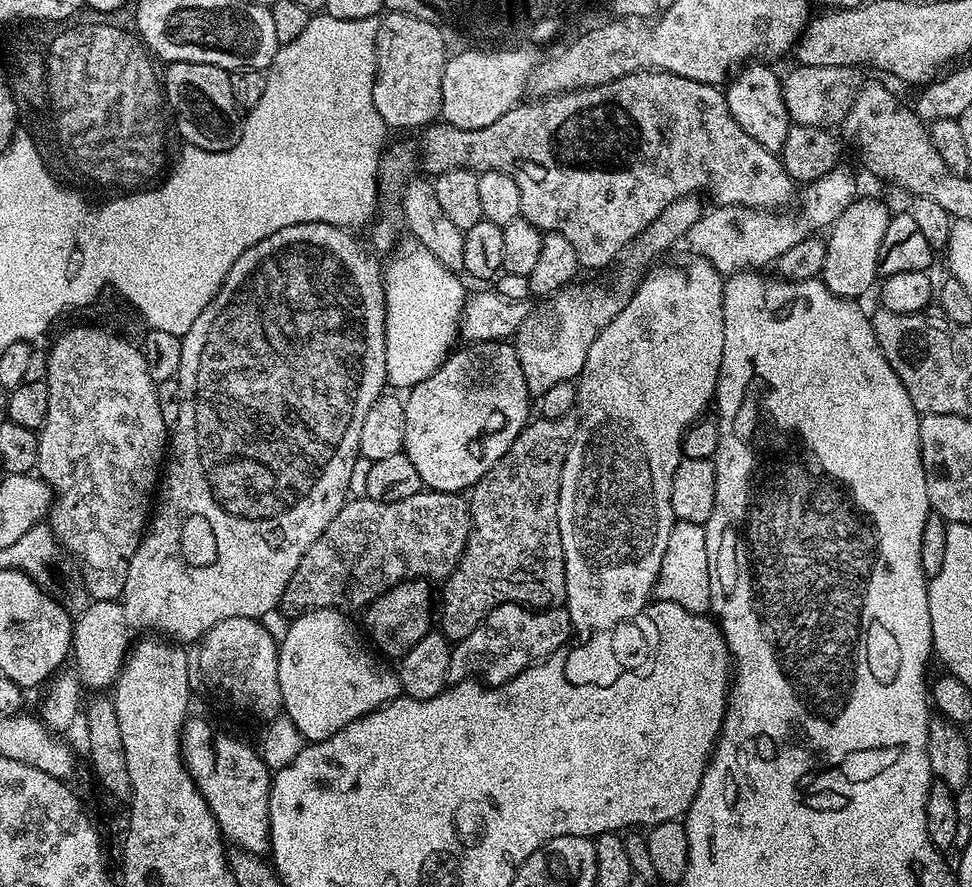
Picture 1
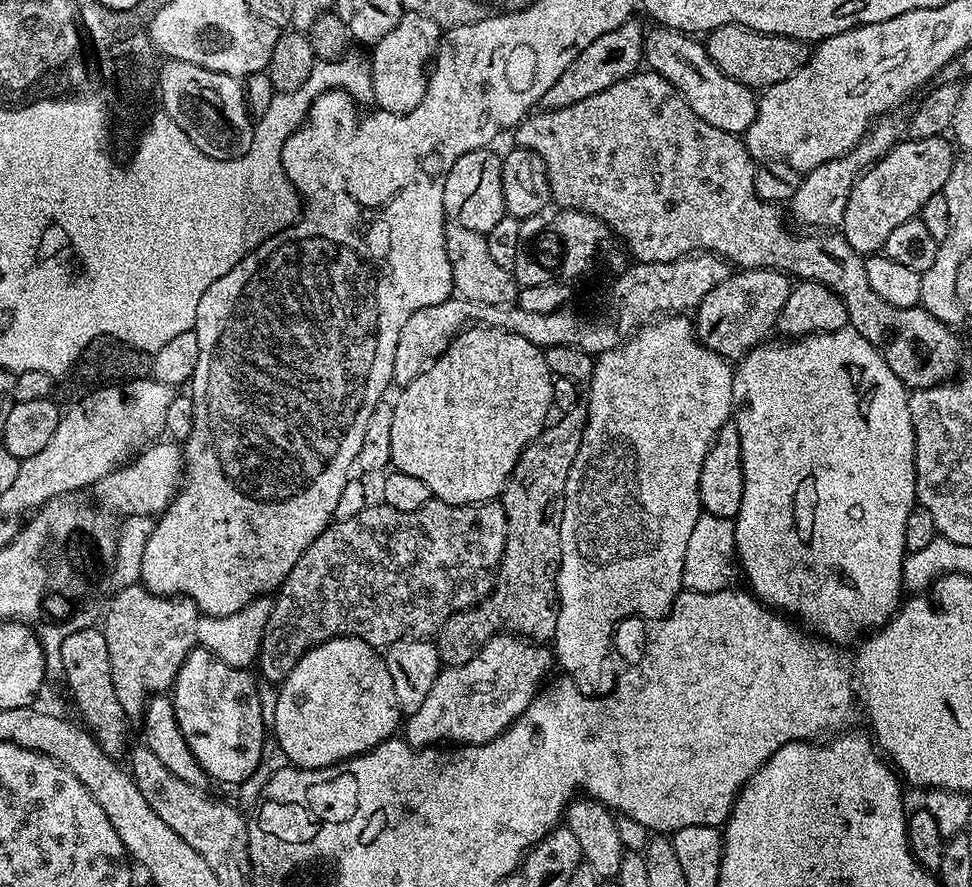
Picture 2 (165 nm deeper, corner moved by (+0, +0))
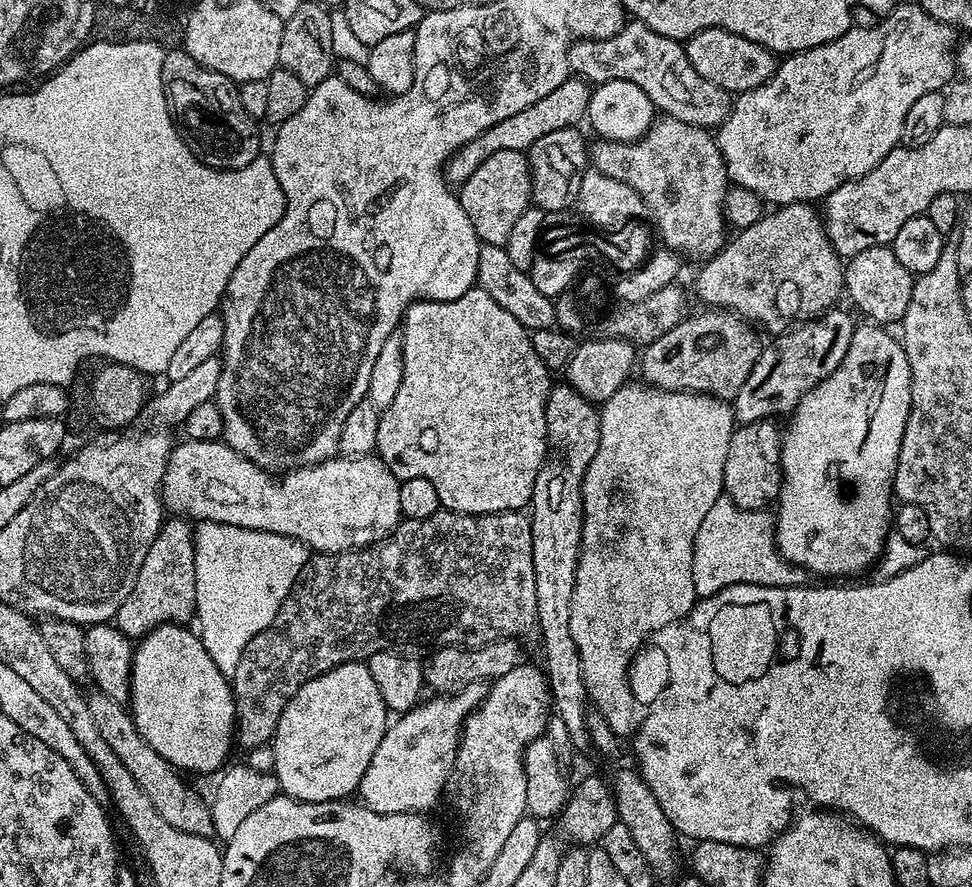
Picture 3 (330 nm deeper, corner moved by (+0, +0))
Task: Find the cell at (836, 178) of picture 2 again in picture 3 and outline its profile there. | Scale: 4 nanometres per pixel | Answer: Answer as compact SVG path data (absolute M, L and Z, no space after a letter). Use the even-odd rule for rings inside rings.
M808 202L781 204L773 207L771 210L765 211L764 217L758 222L754 222L754 226L746 226L745 228L739 229L739 231L733 235L736 237L734 237L733 240L731 237L718 254L714 254L709 260L705 260L699 265L700 273L696 276L696 296L704 303L701 305L711 306L713 308L723 308L729 312L734 312L736 315L741 316L743 320L747 320L749 324L759 326L765 333L767 333L766 331L772 332L768 334L787 332L788 329L793 327L797 322L814 320L817 316L822 316L825 312L835 309L837 307L836 299L838 299L839 296L843 297L845 295L844 264L842 263L842 258L836 253L834 246L830 242L830 238L826 234L821 213L817 211L817 209L815 212L812 208L815 207Z

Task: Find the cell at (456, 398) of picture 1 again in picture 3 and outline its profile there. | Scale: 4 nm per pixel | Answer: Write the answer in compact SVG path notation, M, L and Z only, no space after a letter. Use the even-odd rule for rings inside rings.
M473 286L462 294L462 298L453 300L417 300L404 312L402 327L399 329L402 338L402 384L398 386L398 394L394 394L394 402L383 409L378 422L378 442L375 455L395 474L397 480L410 478L426 478L426 482L438 490L441 509L450 512L465 512L471 516L485 516L491 512L519 512L529 507L534 482L538 478L538 470L544 461L548 449L548 427L546 426L546 402L550 387L550 369L534 354L532 337L529 329L509 314L486 294L486 290Z

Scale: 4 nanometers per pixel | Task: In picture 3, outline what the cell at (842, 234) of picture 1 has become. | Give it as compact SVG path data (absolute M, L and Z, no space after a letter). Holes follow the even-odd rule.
M829 310L814 320L797 323L761 347L758 362L754 362L750 378L742 382L742 390L738 390L734 401L734 416L741 425L752 426L757 423L755 420L791 413L810 389L838 368L842 358L846 358L846 350L850 350L854 331L851 318L840 311Z

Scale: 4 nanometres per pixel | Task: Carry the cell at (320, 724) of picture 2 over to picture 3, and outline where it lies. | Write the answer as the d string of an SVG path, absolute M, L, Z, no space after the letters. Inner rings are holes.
M367 663L343 664L306 682L282 710L276 723L276 735L270 741L274 750L274 775L280 784L280 792L306 802L351 797L359 789L360 779L366 774L366 766L370 766L370 758L374 758L374 750L378 750L378 742L382 742L389 723L388 707L382 702L382 693L374 683Z

